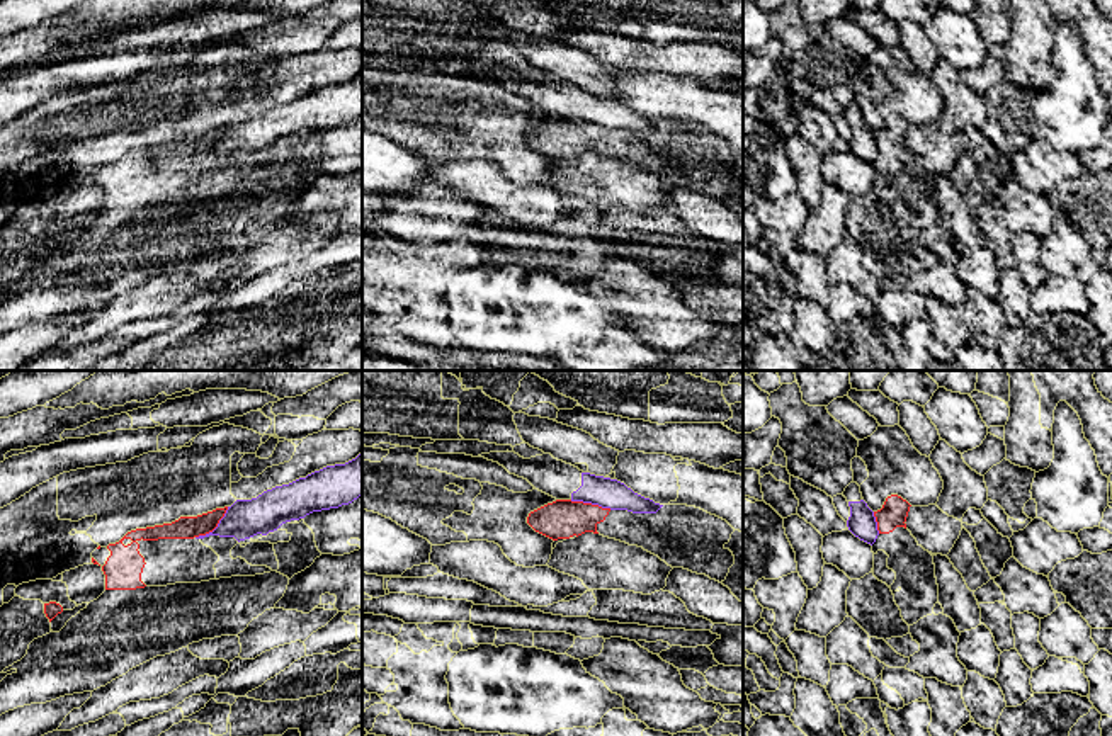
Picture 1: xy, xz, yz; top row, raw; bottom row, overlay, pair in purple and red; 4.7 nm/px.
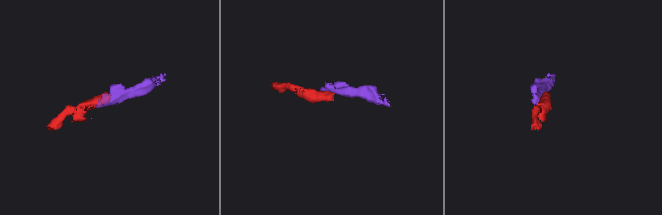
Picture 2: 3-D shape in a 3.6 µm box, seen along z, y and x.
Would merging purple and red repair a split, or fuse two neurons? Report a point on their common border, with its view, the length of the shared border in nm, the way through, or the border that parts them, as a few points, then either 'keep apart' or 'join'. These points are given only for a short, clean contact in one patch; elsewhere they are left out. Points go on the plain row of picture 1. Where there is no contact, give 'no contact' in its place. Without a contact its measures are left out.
meets purple in xy at (216, 147); contact 220 nm long; border along xy (228, 126), (211, 150), (196, 157); keep apart

